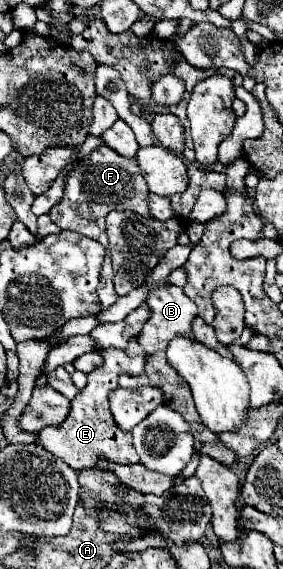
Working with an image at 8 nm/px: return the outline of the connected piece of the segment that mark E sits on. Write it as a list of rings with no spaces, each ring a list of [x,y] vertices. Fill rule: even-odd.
[[[129,339],[125,349],[99,349],[103,355],[103,365],[93,369],[87,375],[85,389],[79,391],[79,395],[71,401],[69,417],[59,427],[49,427],[39,433],[39,445],[59,459],[63,459],[71,469],[91,469],[97,465],[97,457],[109,457],[109,461],[115,463],[139,463],[137,451],[133,449],[131,433],[121,433],[117,429],[111,413],[109,413],[109,393],[117,387],[117,377],[121,373],[133,373],[139,375],[147,353],[141,349],[137,339]]]

